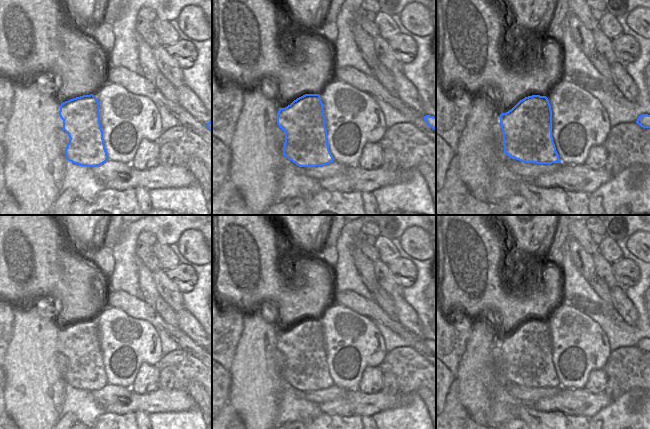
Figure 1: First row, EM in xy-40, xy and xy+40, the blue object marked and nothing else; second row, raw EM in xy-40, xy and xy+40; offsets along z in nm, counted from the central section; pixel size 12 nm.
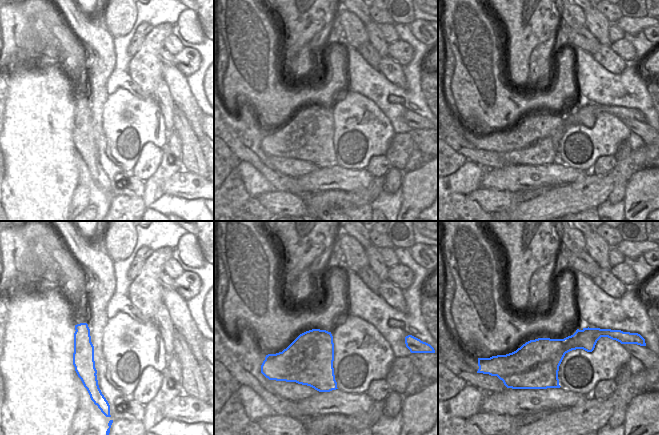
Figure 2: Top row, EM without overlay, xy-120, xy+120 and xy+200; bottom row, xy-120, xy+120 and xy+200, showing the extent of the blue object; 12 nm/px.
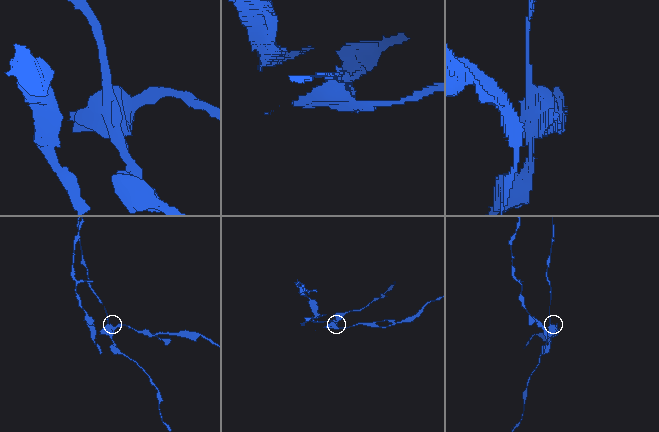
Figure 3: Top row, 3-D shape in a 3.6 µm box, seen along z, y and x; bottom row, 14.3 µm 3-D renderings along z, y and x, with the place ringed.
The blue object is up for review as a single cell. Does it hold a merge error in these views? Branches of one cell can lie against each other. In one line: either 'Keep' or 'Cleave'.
Cleave

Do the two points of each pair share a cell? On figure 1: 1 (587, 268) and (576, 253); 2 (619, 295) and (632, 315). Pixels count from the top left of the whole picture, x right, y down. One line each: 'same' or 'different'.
1: same
2: same

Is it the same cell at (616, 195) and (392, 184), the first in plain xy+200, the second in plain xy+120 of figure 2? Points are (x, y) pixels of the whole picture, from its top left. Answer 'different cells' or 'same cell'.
same cell

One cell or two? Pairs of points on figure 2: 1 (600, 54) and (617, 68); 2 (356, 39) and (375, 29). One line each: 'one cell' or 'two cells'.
1: one cell
2: two cells

